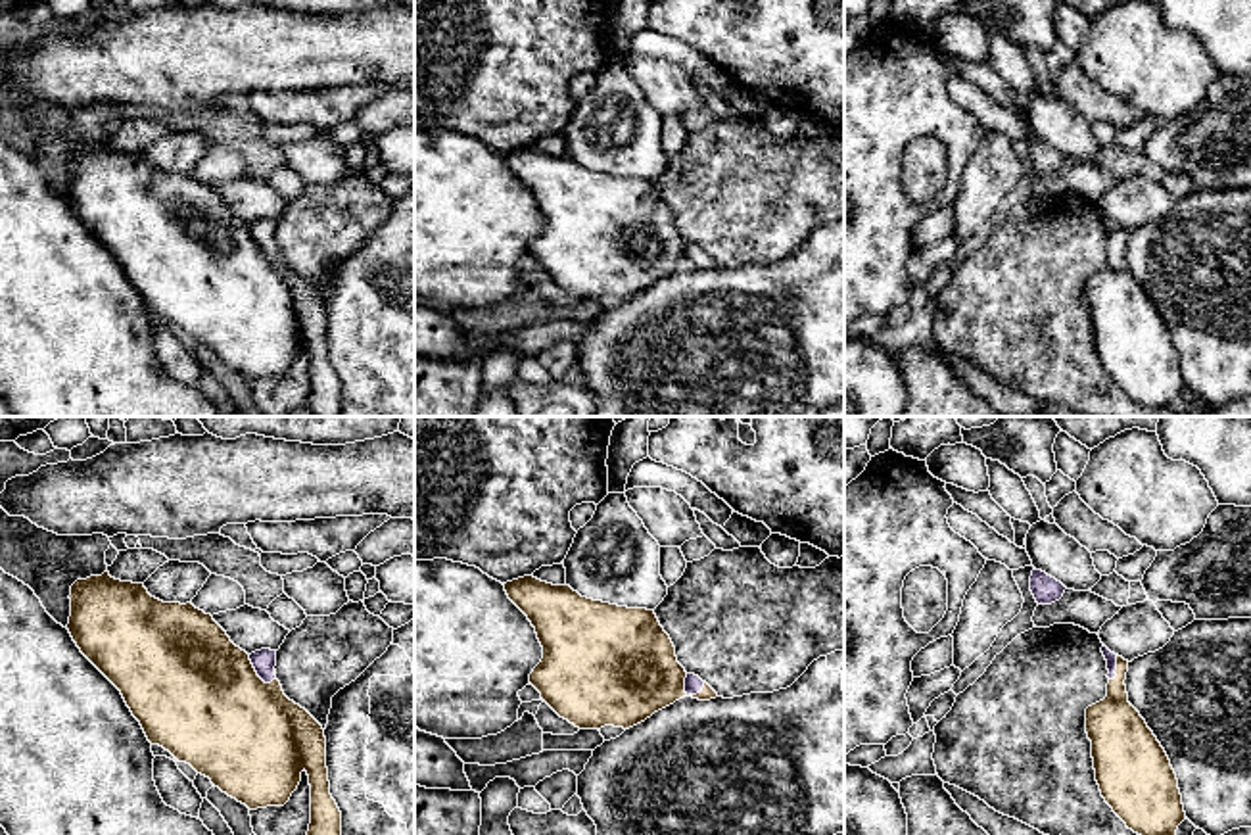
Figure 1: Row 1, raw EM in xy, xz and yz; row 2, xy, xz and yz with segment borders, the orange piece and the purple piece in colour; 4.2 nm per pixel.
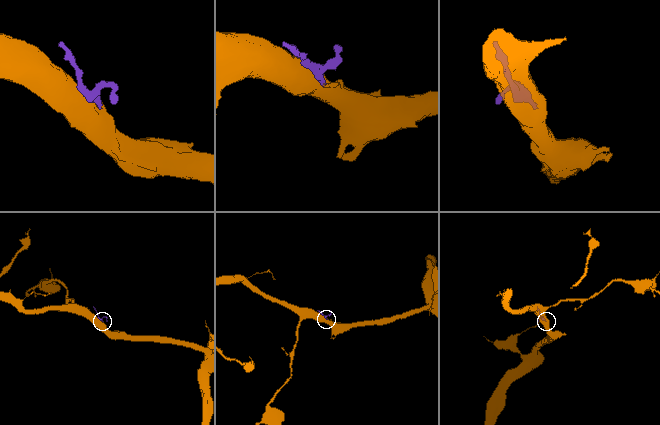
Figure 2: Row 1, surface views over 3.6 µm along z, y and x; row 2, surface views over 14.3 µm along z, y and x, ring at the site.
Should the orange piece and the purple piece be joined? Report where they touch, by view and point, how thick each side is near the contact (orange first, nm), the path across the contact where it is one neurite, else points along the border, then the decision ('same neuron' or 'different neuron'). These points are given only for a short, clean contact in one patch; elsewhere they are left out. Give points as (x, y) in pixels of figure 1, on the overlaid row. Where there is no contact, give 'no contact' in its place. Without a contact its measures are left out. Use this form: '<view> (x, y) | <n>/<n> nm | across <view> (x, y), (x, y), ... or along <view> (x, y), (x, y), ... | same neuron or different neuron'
xy (254, 670) | 500/100 nm | same neuron

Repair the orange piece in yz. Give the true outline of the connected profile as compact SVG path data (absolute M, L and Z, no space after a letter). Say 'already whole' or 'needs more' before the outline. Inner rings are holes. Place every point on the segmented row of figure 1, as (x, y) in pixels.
needs more; M1105 645L1107 697L1086 708L1096 781L1113 812L1138 835L1176 835L1186 820L1170 760L1140 712L1128 703L1128 660Z

